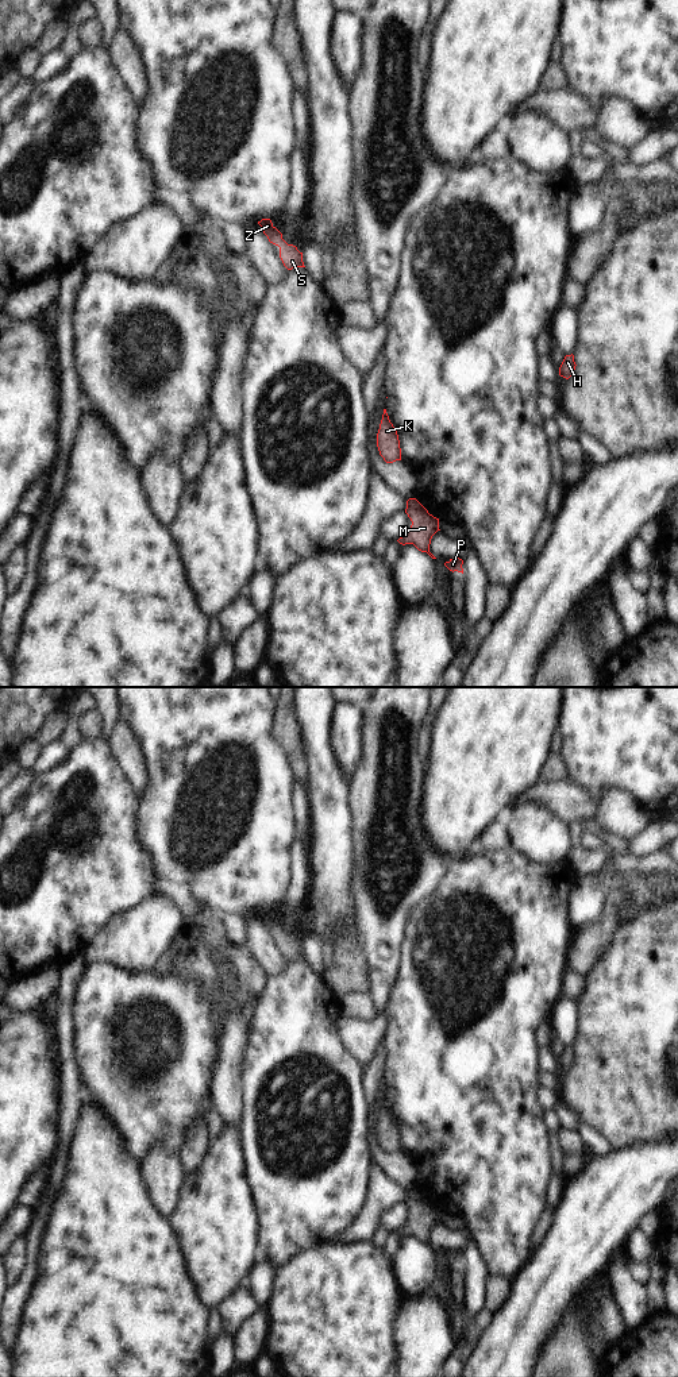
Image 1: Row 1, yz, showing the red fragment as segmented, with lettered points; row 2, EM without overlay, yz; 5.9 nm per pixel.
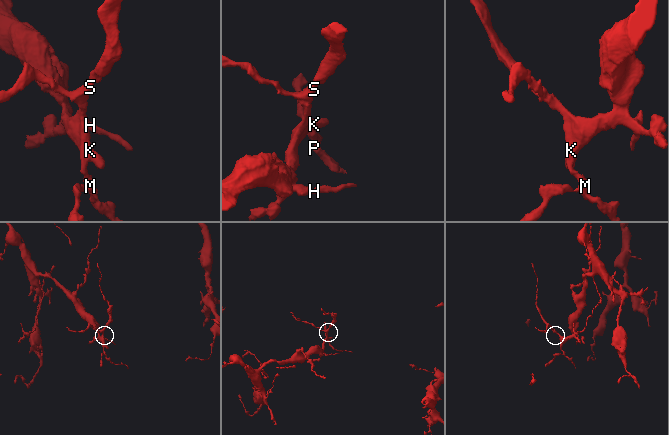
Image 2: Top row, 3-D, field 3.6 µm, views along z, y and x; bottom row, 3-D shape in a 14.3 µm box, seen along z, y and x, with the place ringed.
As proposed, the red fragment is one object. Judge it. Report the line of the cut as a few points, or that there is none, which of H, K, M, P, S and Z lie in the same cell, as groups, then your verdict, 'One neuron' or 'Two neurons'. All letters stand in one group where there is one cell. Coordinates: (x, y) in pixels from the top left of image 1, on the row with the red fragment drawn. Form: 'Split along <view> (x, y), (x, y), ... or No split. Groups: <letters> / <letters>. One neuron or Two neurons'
No split. Groups: H K M P S Z. One neuron

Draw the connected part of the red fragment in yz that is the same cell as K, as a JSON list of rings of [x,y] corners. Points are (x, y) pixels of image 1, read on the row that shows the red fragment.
[[[384,409],[382,420],[377,433],[377,447],[380,455],[386,463],[401,460],[400,440],[396,428],[389,420],[386,409]]]

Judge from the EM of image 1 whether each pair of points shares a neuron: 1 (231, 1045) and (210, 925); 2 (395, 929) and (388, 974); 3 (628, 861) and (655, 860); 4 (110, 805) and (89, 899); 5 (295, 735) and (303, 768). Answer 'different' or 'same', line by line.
1: same
2: same
3: same
4: same
5: same

